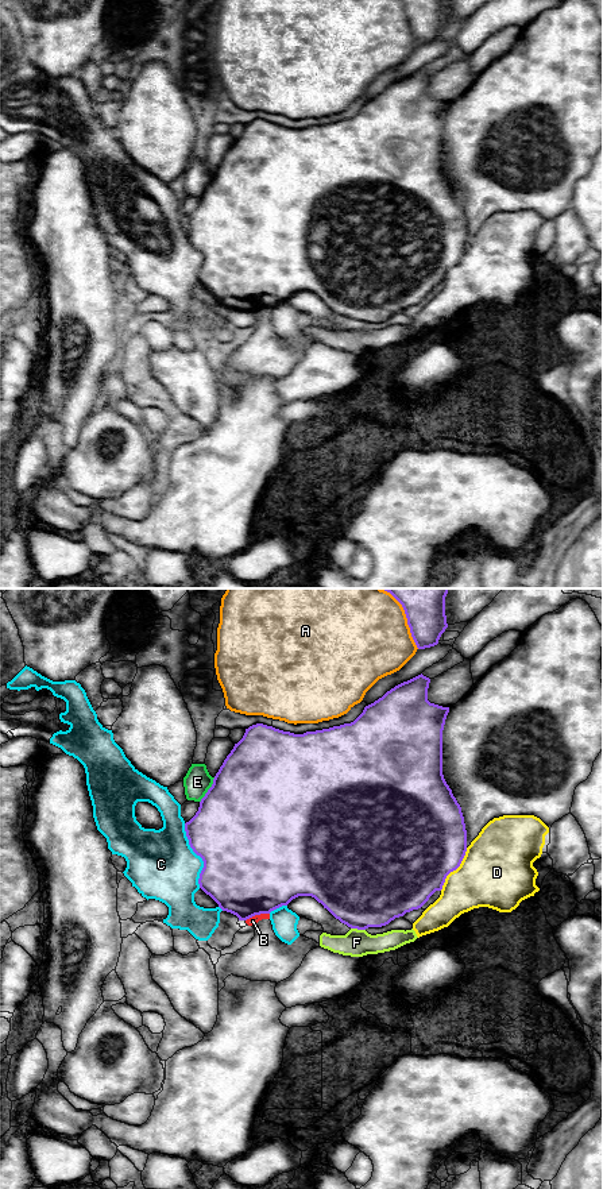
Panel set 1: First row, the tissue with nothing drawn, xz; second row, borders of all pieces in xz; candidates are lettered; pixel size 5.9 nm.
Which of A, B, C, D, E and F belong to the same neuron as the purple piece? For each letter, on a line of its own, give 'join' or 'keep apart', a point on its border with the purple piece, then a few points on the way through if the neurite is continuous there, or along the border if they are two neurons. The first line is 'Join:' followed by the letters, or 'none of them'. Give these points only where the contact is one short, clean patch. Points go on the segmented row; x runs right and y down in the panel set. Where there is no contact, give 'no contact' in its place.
Join: none of them
A: keep apart; contact xz (406, 616)
B: keep apart; contact xz (256, 914); border xz (269, 913), (252, 915), (246, 921)
C: keep apart; contact xz (198, 854)
D: keep apart; contact xz (455, 869)
E: keep apart; contact xz (208, 790)
F: keep apart; contact xz (358, 929); border xz (351, 927), (364, 930)

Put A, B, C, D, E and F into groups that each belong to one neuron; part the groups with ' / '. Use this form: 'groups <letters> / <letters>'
groups A / B F / C / D / E

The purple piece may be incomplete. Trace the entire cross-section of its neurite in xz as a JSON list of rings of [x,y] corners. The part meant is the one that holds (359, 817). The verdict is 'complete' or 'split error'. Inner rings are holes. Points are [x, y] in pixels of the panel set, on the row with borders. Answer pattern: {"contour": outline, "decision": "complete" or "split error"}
{"contour": [[[421,673],[395,686],[382,698],[366,706],[351,723],[304,734],[283,731],[263,723],[246,729],[243,738],[235,744],[216,773],[212,787],[201,799],[198,811],[185,823],[189,845],[204,861],[198,879],[200,888],[223,911],[236,915],[239,920],[270,914],[298,896],[312,896],[341,923],[357,930],[386,926],[395,918],[421,908],[436,891],[441,891],[447,876],[460,866],[465,856],[467,830],[461,807],[442,775],[442,730],[449,707],[428,700],[429,683],[430,679]]], "decision": "complete"}

